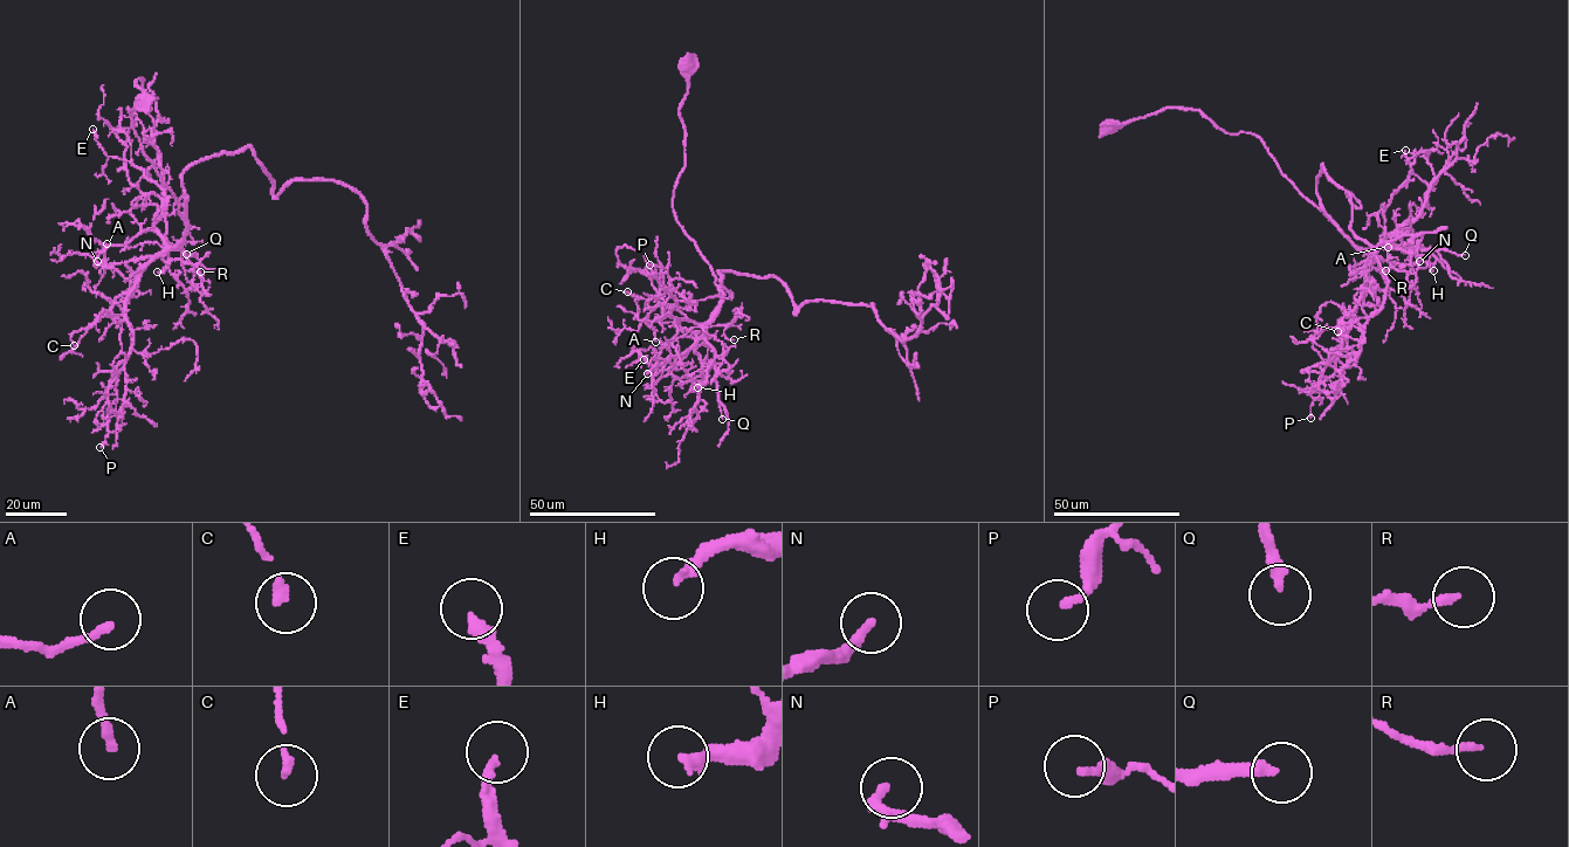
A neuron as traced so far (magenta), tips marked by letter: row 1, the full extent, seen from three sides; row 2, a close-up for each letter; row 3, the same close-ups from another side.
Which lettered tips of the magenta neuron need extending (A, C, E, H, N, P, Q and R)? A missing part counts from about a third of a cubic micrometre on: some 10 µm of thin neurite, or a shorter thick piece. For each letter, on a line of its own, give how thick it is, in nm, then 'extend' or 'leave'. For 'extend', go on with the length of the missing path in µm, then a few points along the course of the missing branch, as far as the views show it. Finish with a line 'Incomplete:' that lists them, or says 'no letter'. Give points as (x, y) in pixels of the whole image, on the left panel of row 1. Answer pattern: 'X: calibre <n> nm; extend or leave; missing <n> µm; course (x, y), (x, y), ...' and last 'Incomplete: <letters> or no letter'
A: calibre 190 nm; leave
C: calibre 200 nm; leave
E: calibre 240 nm; leave
H: calibre 260 nm; extend; missing 25 µm
N: calibre 200 nm; leave
P: calibre 240 nm; leave
Q: calibre 260 nm; leave
R: calibre 160 nm; leave
Incomplete: H

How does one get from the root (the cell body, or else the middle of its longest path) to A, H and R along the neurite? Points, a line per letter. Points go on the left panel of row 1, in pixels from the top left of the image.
A: (145, 101), (139, 78), (131, 128), (178, 202), (185, 236), (129, 279), (96, 261), (107, 243)
H: (145, 101), (139, 78), (131, 128), (185, 225), (157, 271)
R: (145, 101), (139, 78), (142, 95), (128, 108), (131, 128), (185, 225), (184, 239), (162, 257), (200, 271)

